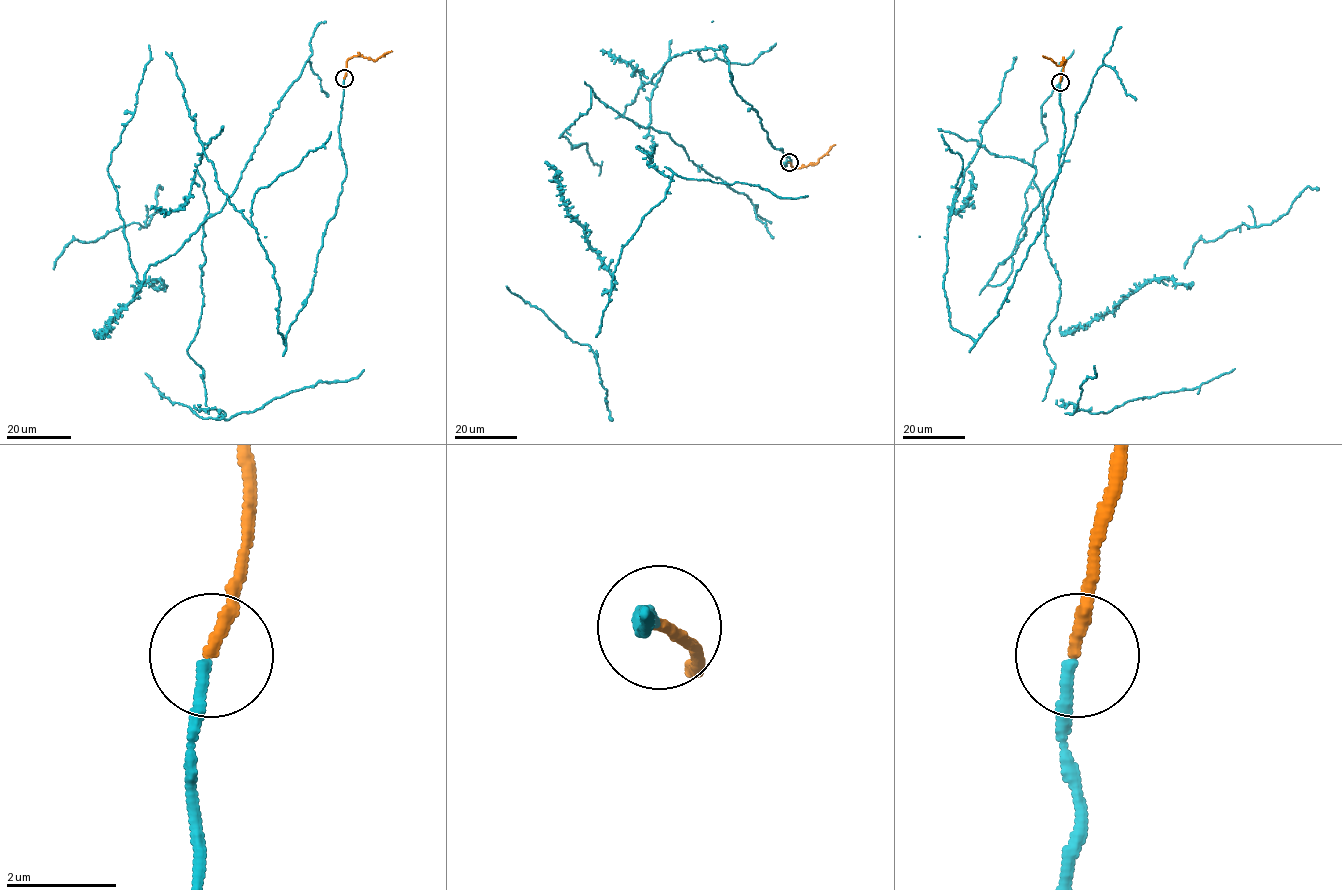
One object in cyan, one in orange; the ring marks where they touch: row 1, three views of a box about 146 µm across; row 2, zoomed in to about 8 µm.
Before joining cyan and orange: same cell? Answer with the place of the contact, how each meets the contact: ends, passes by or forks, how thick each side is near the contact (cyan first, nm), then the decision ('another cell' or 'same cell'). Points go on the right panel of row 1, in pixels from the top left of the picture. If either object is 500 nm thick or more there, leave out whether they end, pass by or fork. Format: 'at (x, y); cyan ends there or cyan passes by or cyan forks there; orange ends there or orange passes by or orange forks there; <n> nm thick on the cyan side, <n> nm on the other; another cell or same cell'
at (1060, 82); cyan ends there; orange ends there; 200 nm thick on the cyan side, 200 nm on the other; another cell

